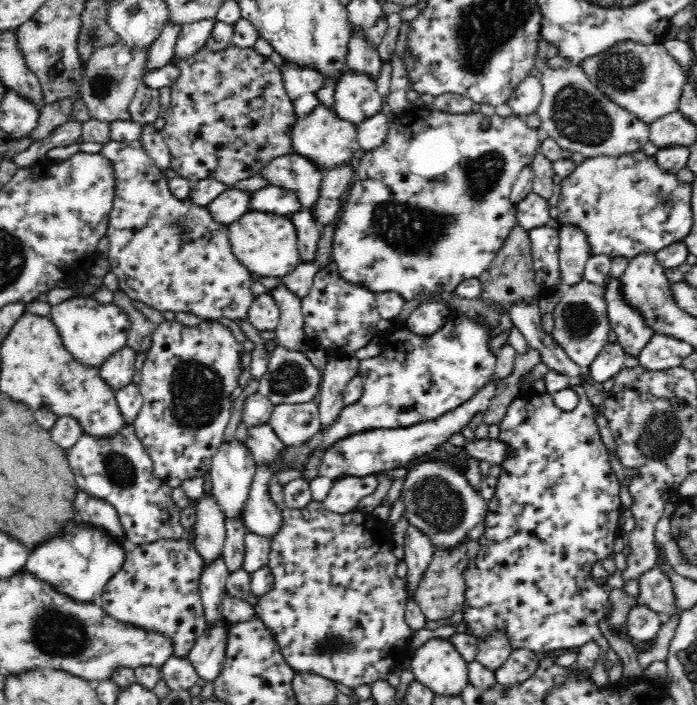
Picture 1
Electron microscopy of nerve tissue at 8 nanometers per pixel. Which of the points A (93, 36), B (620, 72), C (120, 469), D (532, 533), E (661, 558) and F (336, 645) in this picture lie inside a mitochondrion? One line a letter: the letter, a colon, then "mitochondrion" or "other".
A: mitochondrion
B: mitochondrion
C: mitochondrion
D: other
E: other
F: mitochondrion

